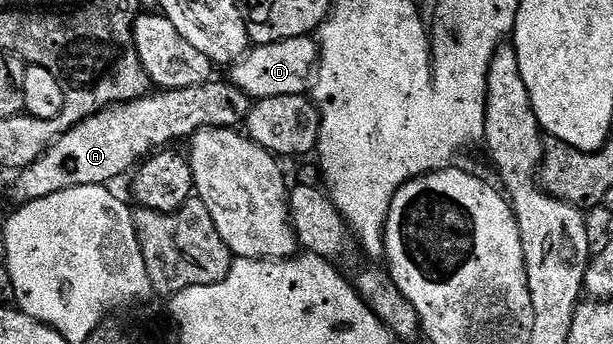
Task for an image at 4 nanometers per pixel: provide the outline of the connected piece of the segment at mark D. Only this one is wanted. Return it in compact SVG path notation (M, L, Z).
M316 37L288 38L282 42L266 41L264 44L254 45L245 57L232 67L231 81L234 86L247 92L250 100L271 96L295 96L306 93L318 65L319 42Z

